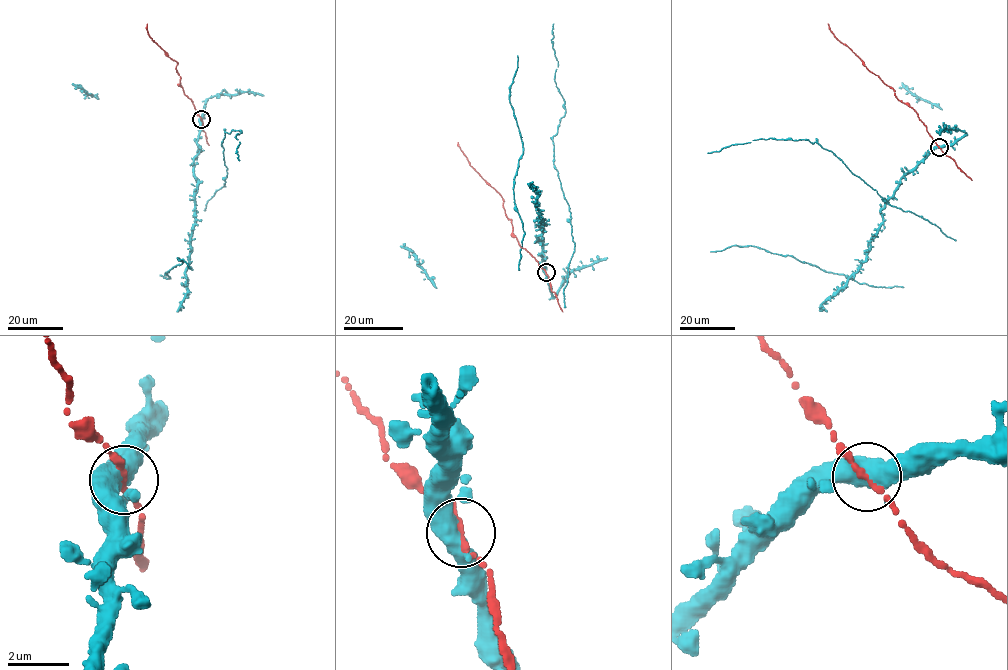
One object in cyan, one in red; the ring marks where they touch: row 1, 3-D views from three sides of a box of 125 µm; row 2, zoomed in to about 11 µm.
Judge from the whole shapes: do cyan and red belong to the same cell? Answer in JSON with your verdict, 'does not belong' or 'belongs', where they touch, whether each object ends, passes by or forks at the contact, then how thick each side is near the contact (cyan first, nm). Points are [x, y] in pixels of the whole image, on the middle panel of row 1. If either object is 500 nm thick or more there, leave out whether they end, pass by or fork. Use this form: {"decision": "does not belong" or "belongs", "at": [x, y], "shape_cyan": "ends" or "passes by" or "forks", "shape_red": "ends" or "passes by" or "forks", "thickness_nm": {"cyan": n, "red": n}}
{"decision": "belongs", "at": [546, 272], "shape_cyan": "passes by", "shape_red": "passes by", "thickness_nm": {"cyan": 480, "red": 200}}

